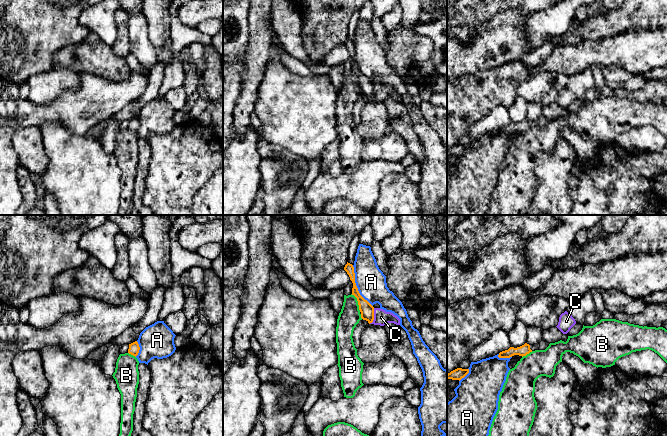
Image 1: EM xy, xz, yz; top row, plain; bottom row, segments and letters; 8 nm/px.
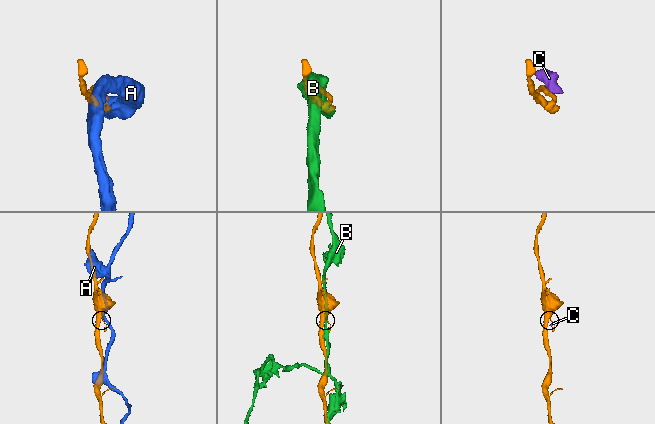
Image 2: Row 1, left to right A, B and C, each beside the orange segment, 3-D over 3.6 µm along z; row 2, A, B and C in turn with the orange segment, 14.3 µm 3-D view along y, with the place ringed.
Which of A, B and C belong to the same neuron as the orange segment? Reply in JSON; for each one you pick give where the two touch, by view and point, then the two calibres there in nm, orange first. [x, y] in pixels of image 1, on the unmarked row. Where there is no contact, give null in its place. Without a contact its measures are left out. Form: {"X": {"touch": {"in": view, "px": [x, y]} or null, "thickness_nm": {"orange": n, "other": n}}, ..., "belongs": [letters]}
{"belongs": []}

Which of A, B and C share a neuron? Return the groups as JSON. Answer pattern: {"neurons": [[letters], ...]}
{"neurons": [["A"], ["B"], ["C"]]}

